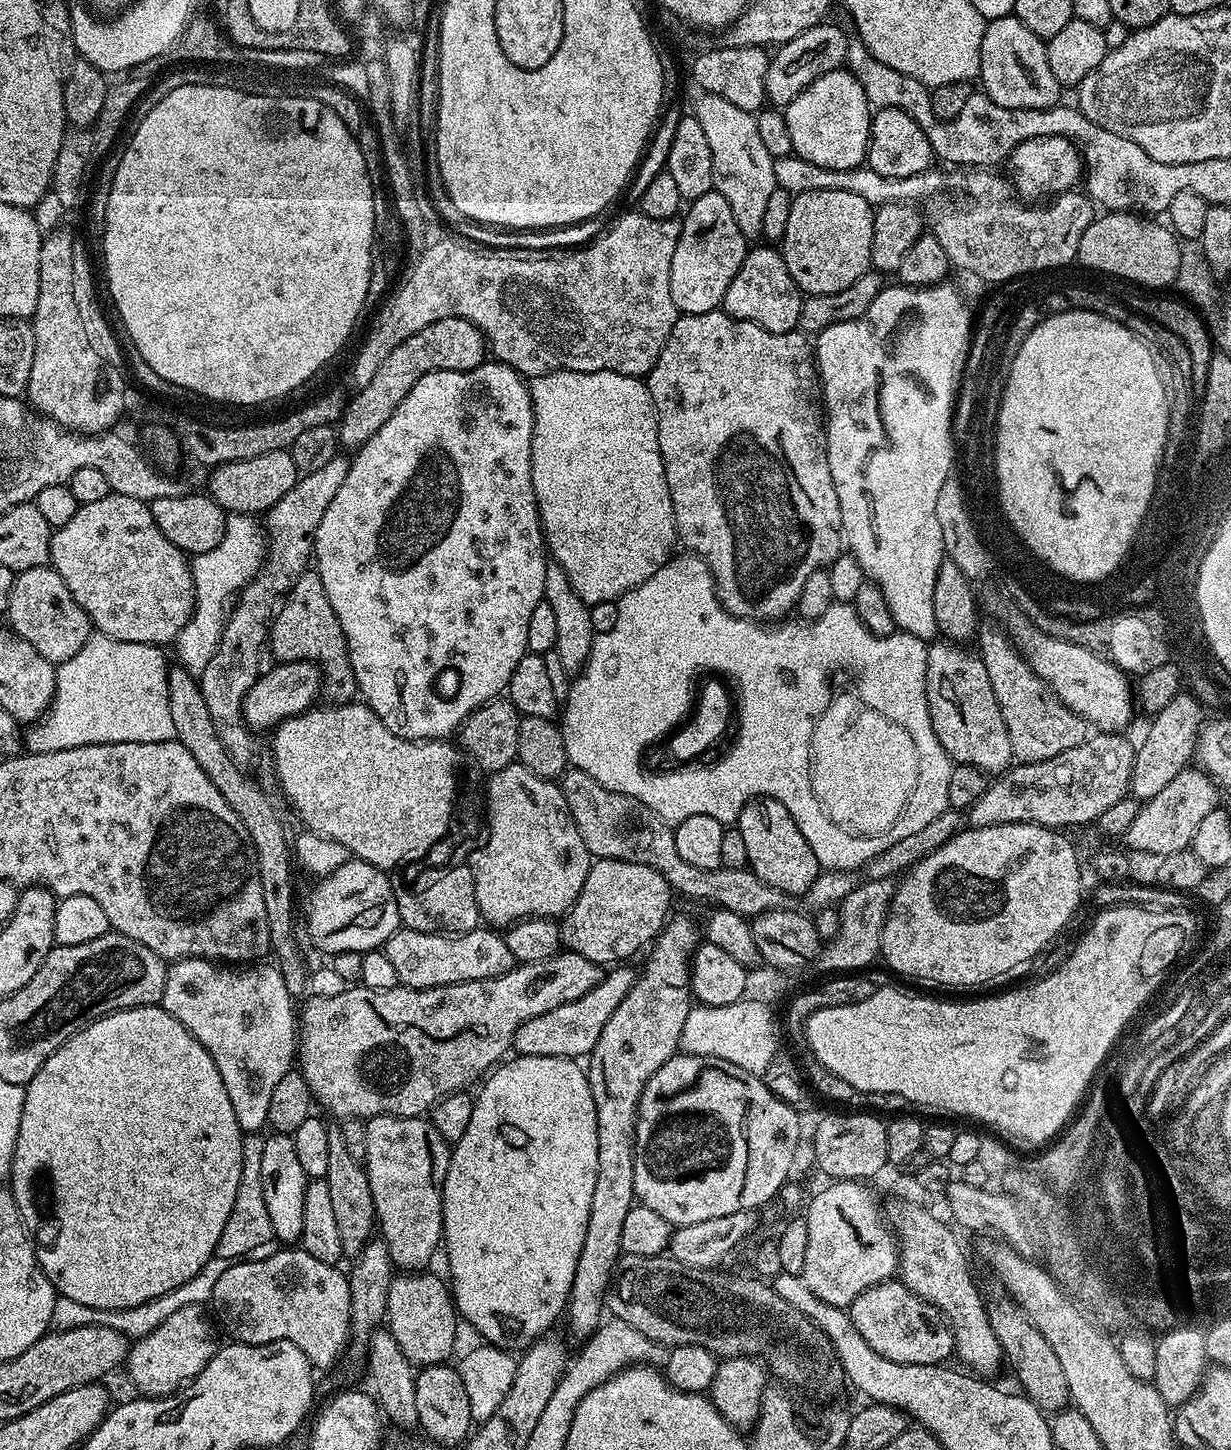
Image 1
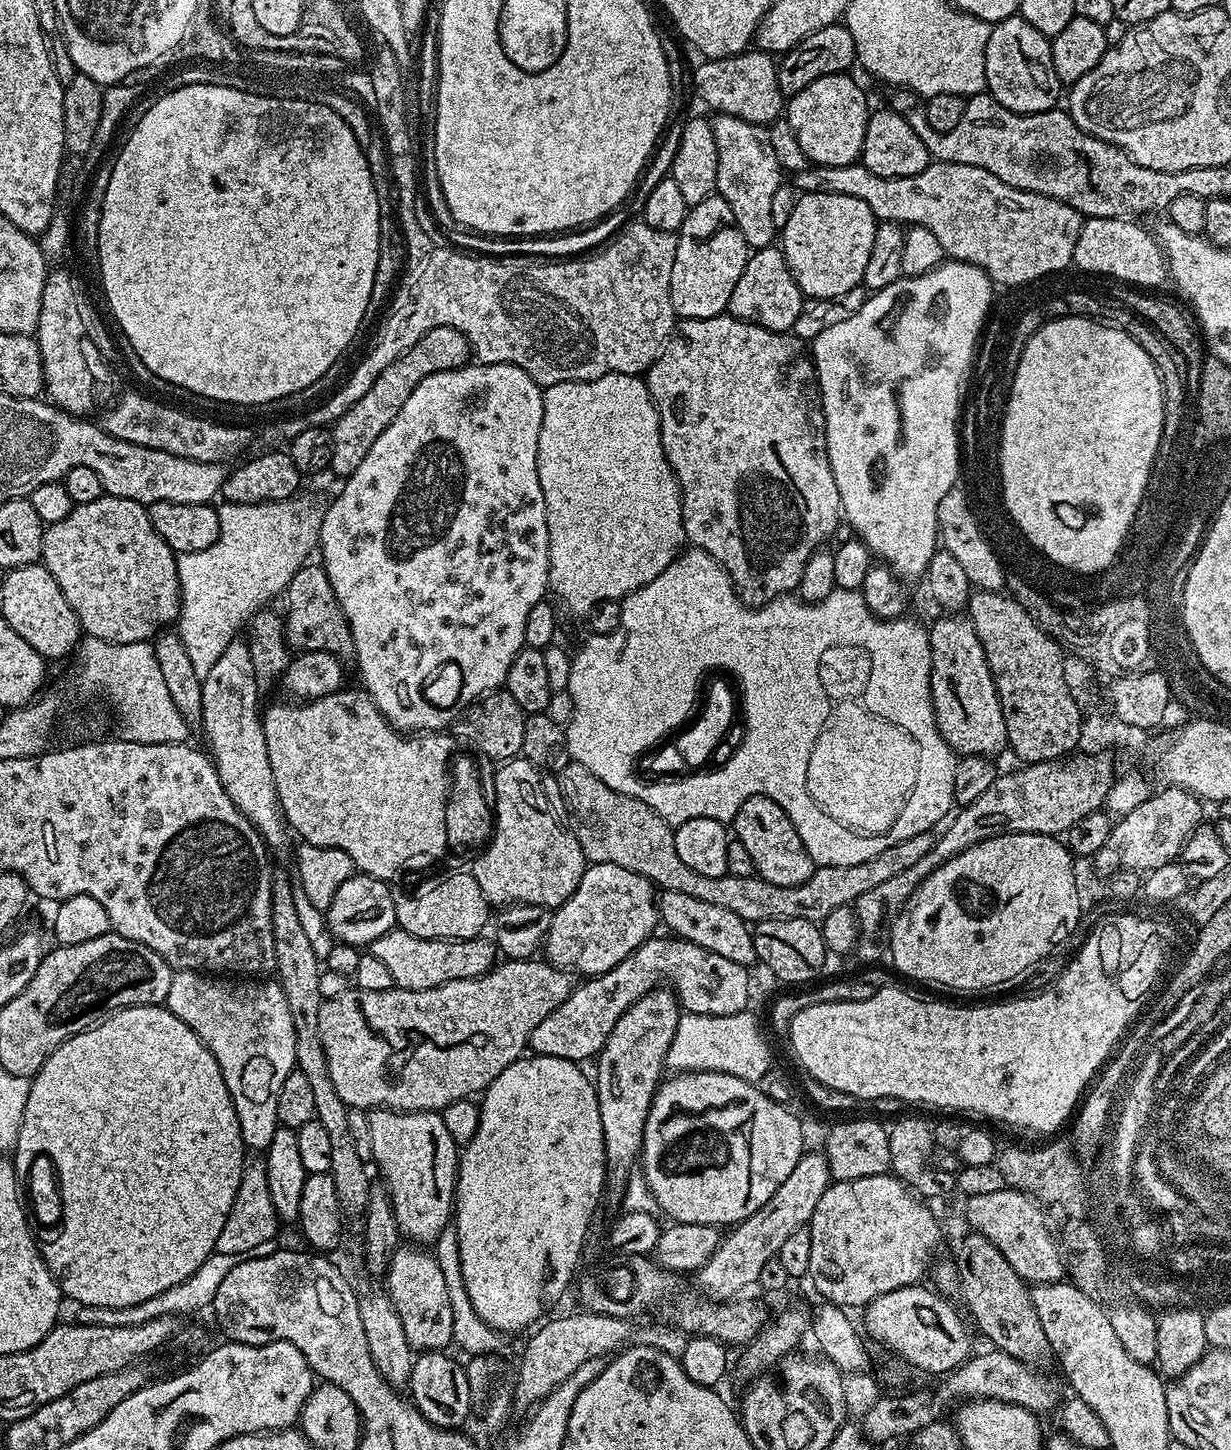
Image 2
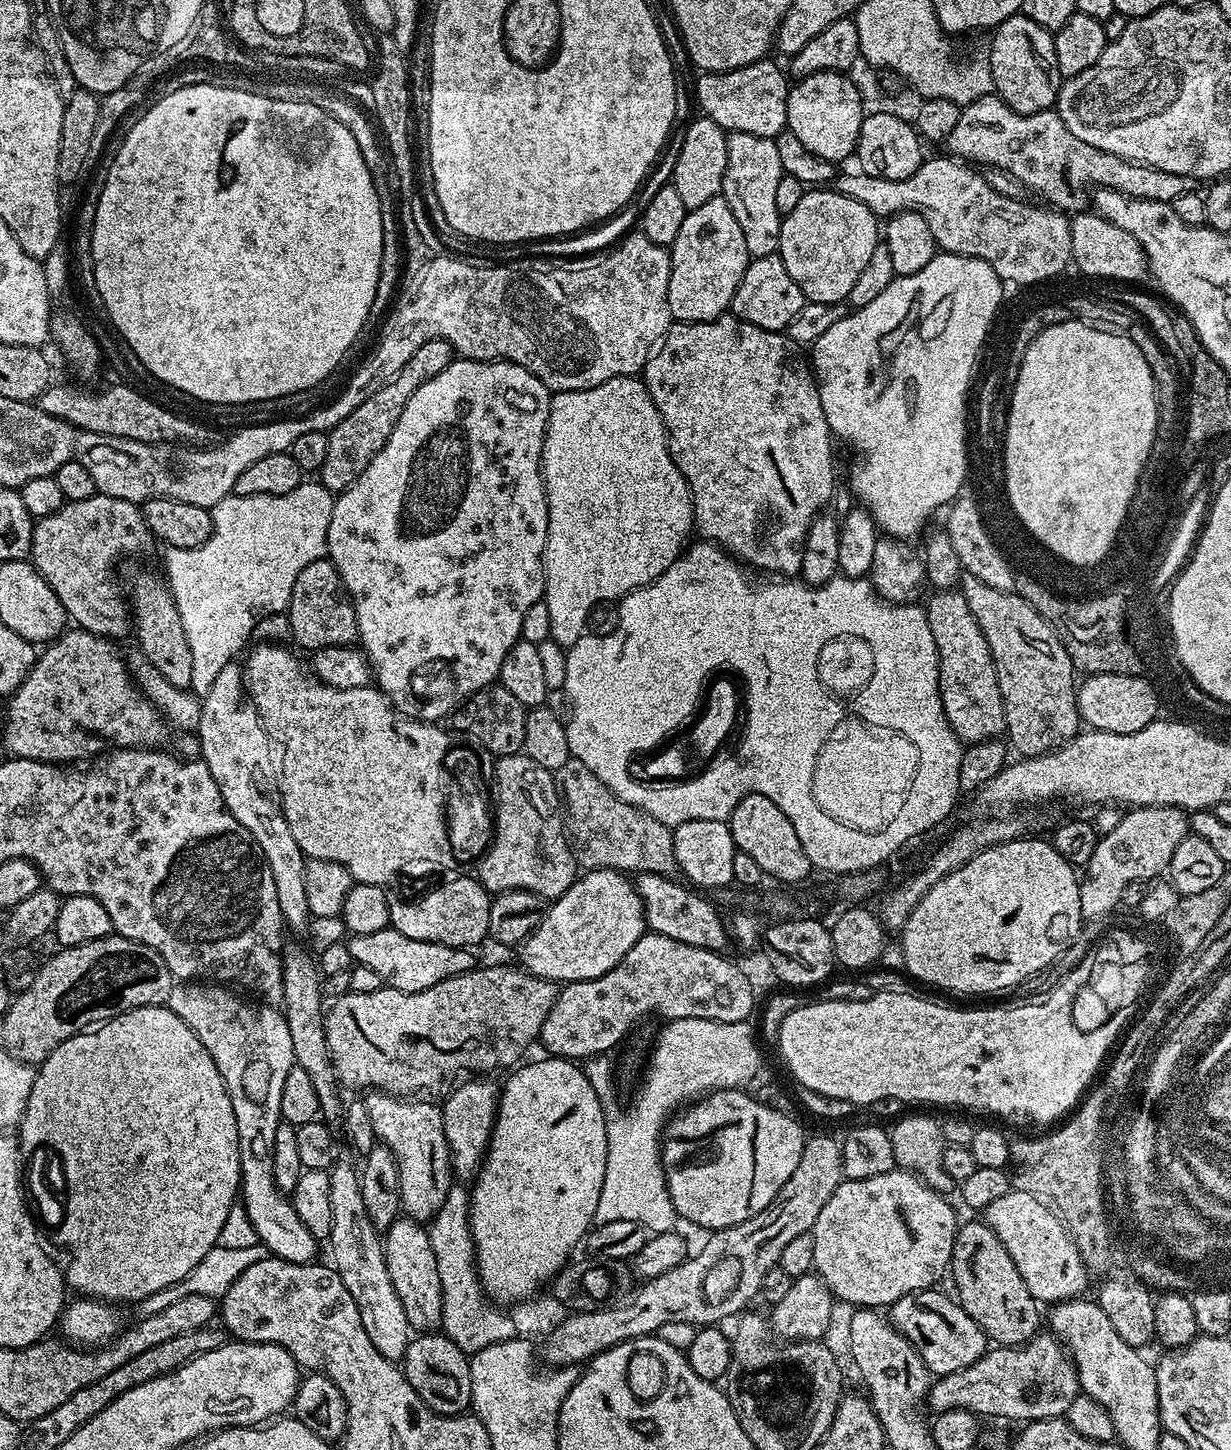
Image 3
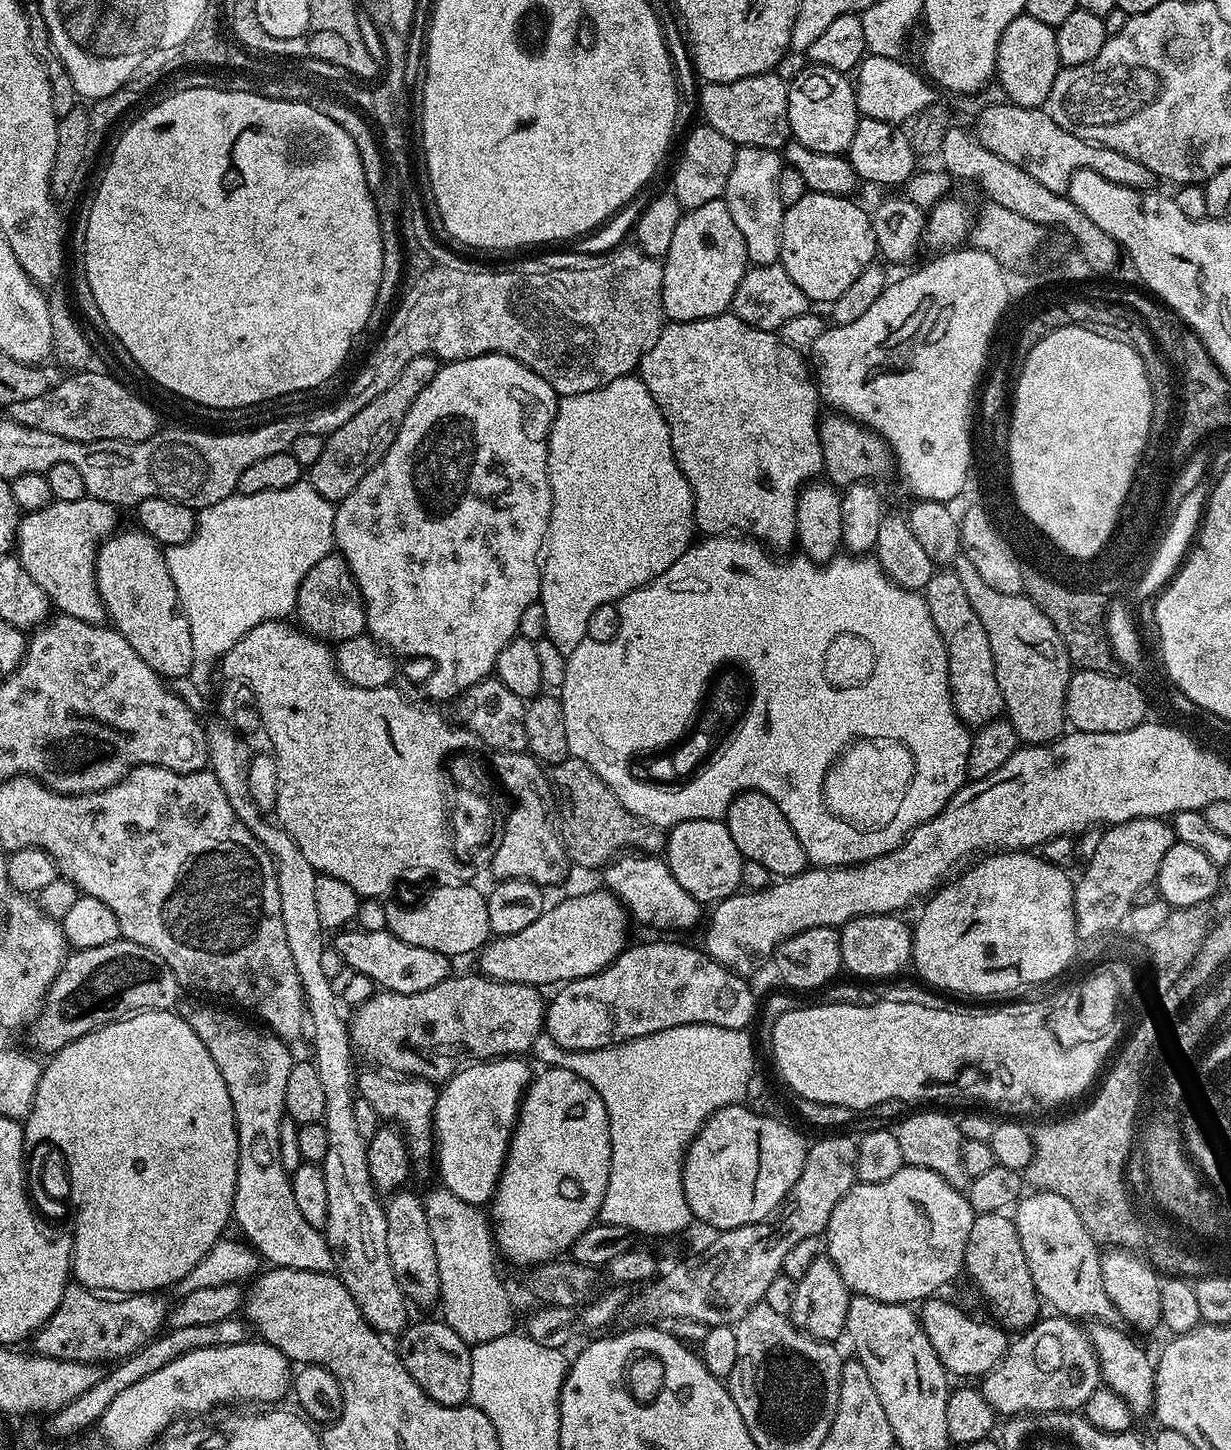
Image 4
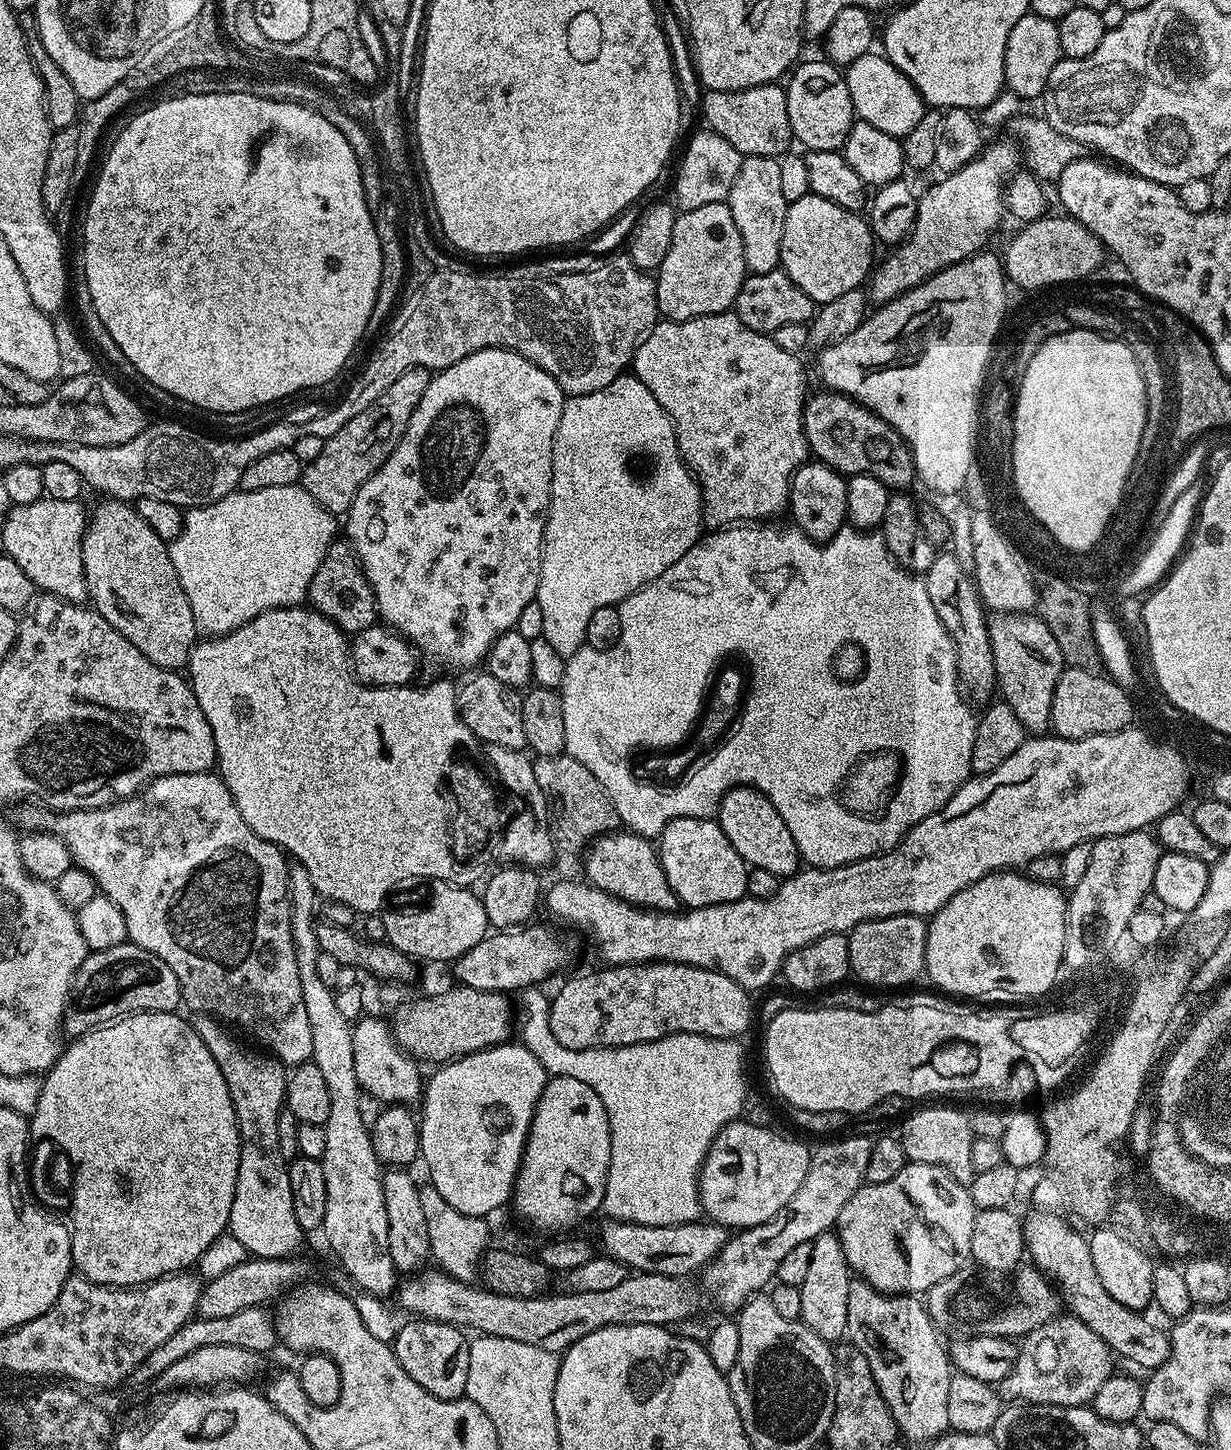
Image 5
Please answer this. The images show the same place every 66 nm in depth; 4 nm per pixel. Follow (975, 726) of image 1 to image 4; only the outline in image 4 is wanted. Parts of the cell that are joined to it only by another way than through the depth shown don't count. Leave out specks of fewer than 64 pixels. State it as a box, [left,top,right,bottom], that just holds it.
[922,571,1004,726]

